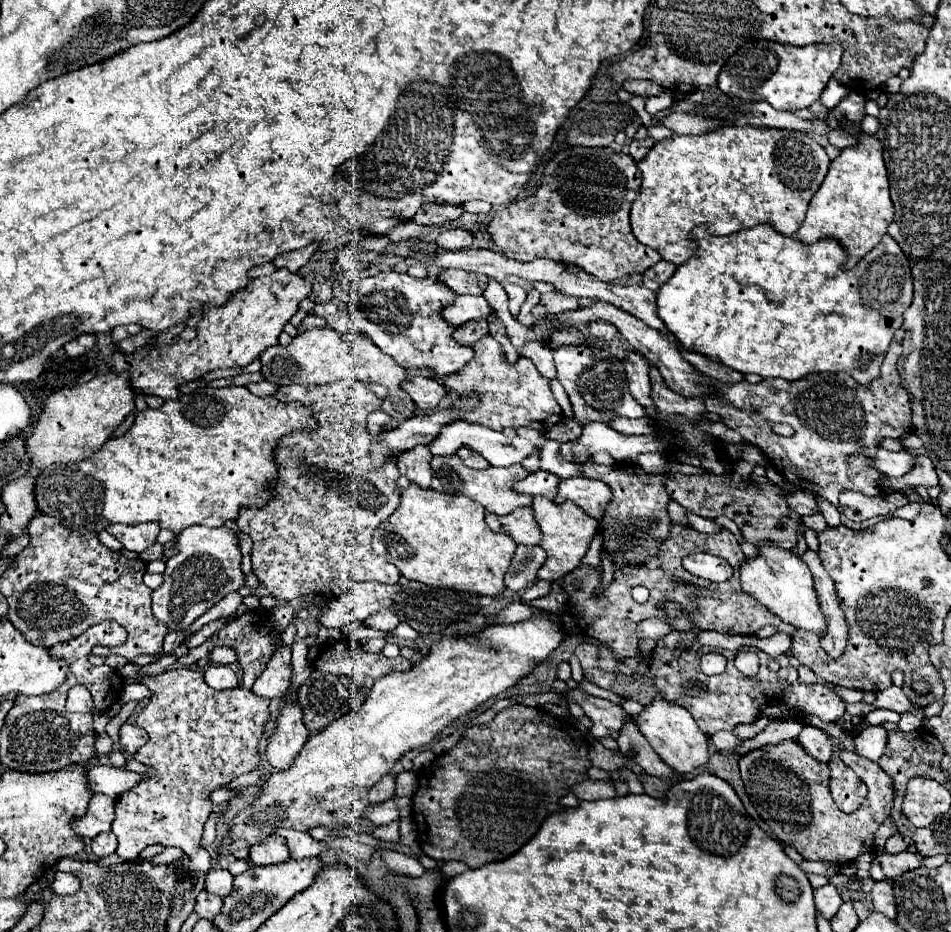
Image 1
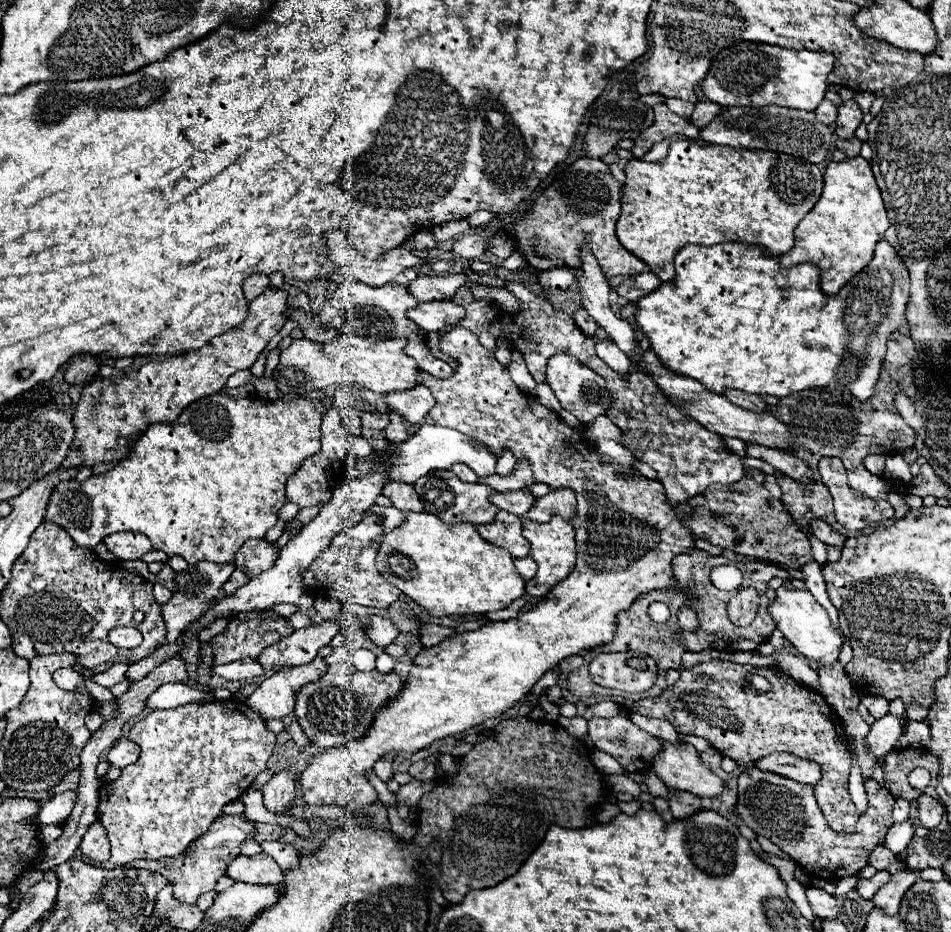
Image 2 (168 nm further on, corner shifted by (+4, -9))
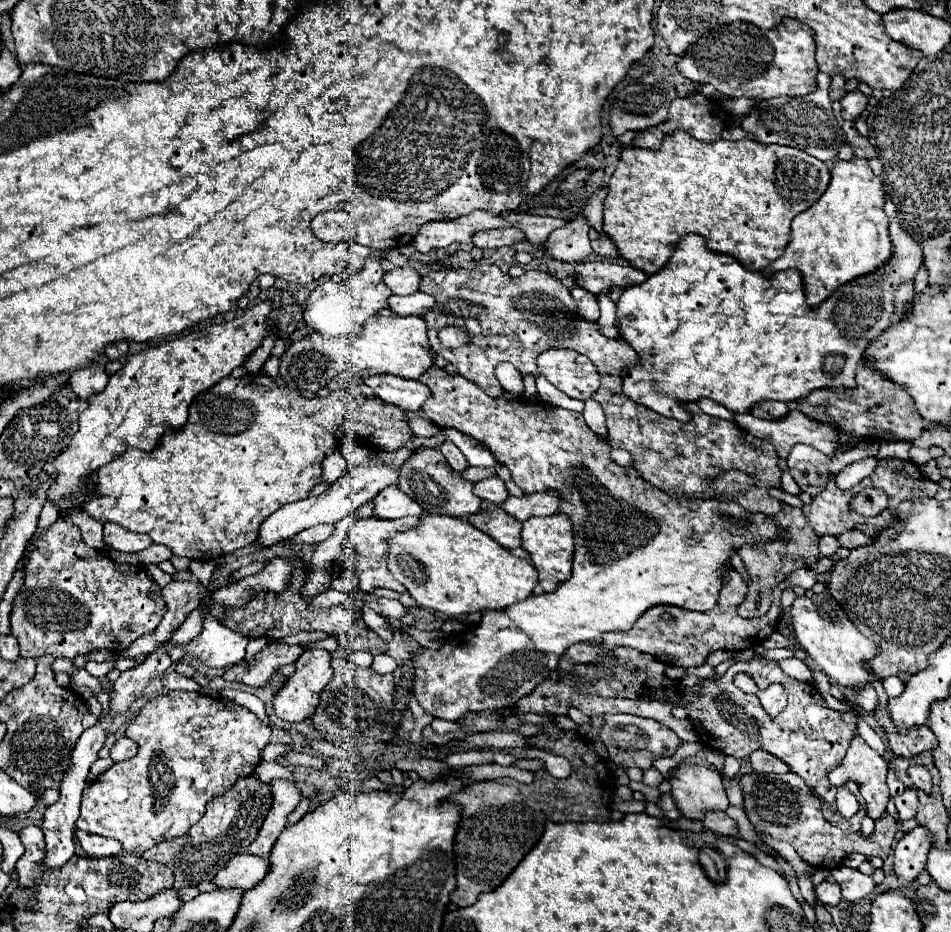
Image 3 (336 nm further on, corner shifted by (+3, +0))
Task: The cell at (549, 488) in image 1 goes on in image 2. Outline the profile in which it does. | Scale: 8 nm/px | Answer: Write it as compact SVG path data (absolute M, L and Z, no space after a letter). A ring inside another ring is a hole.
M525 489L509 491L509 493L495 493L491 499L493 499L495 507L499 507L507 513L519 515L519 517L523 517L529 511L529 507L533 507L533 501L535 501L535 497L531 493L527 493Z

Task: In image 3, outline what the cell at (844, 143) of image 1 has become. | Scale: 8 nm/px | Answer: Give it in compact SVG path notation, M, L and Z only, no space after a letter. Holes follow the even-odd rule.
M844 122L842 130L844 130L844 136L846 136L846 142L852 146L852 150L854 150L856 156L860 156L860 158L872 158L872 156L876 156L874 146L868 142L868 138L864 138L864 136L858 134L854 122Z

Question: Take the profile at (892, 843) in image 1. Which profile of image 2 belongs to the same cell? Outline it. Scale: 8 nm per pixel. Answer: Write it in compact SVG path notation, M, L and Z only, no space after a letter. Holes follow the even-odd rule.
M905 819L903 823L895 823L895 825L891 825L891 829L889 829L887 837L885 837L885 847L889 847L895 855L899 855L909 845L913 833L915 833L913 821Z

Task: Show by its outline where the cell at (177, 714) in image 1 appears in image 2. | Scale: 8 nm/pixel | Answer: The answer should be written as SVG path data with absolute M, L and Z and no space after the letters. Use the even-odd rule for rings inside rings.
M215 699L215 701L209 701L209 703L189 703L189 705L181 705L181 707L175 707L175 709L153 711L145 719L137 721L131 727L127 737L141 747L141 755L133 765L125 767L115 781L109 781L109 783L105 783L101 787L101 801L99 801L99 807L97 807L97 821L107 831L107 839L109 839L109 845L111 845L111 859L109 861L113 865L131 865L135 859L161 859L161 857L173 857L177 853L183 853L183 849L187 849L189 843L195 837L203 835L207 831L207 827L221 815L223 805L239 799L251 787L255 777L265 769L267 759L269 759L269 755L271 755L271 751L275 747L275 733L271 733L267 729L265 721L253 709L249 709L241 701L237 703L235 699L227 699L227 701L217 701Z

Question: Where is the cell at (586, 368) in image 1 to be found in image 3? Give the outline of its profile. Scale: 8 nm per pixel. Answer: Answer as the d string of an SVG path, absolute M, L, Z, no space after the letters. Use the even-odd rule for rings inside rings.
M550 348L538 356L540 374L560 392L576 400L588 400L600 386L592 360L564 348Z

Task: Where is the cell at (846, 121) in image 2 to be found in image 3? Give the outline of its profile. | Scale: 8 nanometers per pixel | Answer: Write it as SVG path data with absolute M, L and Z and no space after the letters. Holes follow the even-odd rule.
M854 90L854 92L846 92L846 96L840 100L840 104L842 104L844 120L856 120L868 106L868 98L860 90Z

